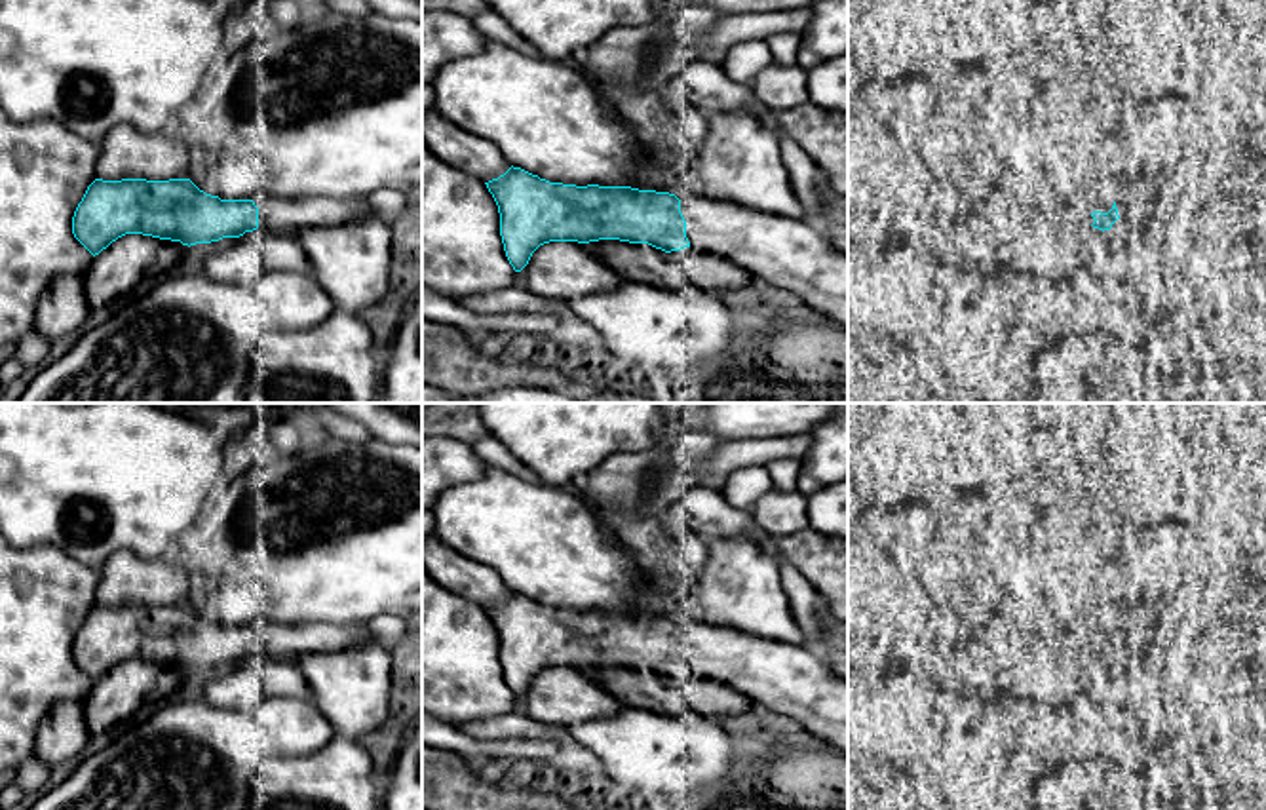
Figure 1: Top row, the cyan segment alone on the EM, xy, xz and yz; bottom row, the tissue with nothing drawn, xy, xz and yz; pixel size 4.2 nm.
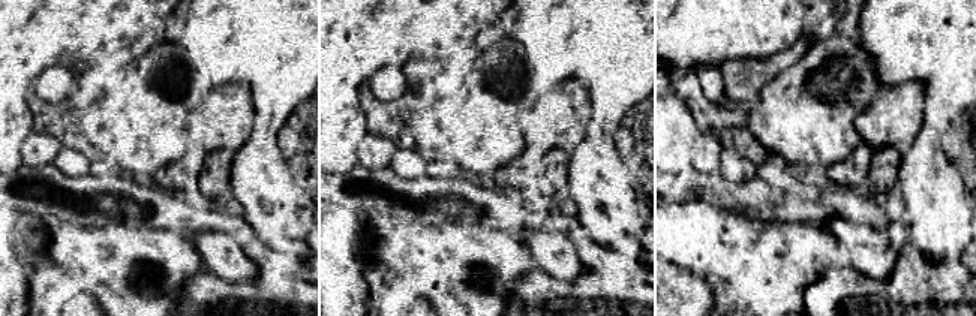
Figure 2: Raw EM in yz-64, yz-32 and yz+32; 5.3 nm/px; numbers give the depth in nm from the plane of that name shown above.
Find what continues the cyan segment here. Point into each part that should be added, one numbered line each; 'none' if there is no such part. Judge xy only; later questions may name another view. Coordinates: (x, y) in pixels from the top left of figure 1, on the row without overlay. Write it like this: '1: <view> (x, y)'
1: xy (276, 639)

